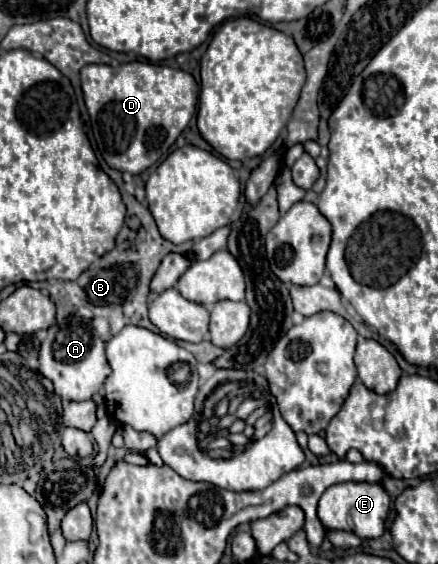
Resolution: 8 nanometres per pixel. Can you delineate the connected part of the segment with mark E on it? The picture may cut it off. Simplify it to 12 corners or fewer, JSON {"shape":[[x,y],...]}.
{"shape":[[339,483],[319,499],[327,531],[375,539],[389,497],[375,483]]}

